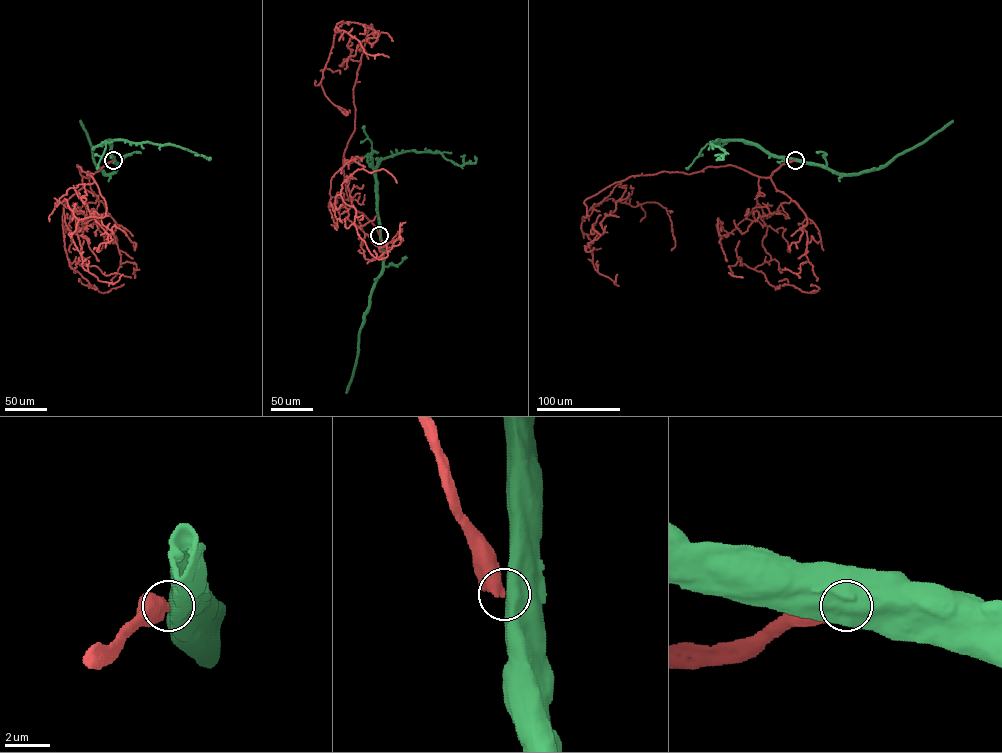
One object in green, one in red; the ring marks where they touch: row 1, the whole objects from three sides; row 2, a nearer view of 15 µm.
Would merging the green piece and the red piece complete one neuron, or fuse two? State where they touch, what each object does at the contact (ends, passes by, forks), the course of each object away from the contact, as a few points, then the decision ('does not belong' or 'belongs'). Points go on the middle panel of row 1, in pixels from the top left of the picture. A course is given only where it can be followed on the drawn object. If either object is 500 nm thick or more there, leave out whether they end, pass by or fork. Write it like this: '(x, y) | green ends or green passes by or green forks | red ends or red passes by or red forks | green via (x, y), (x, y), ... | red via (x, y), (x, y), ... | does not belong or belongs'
(379, 235) | green via (379, 235), (376, 195) | red via (379, 235), (355, 209), (343, 171), (371, 24), (343, 23), (322, 72), (325, 94), (346, 111) | does not belong

